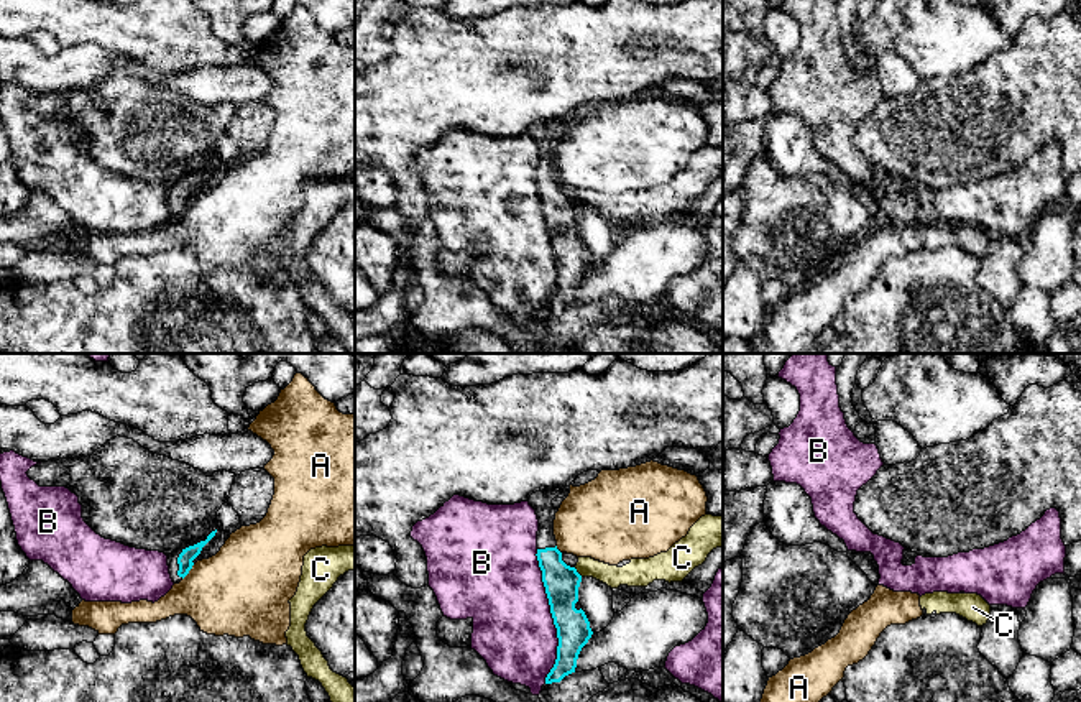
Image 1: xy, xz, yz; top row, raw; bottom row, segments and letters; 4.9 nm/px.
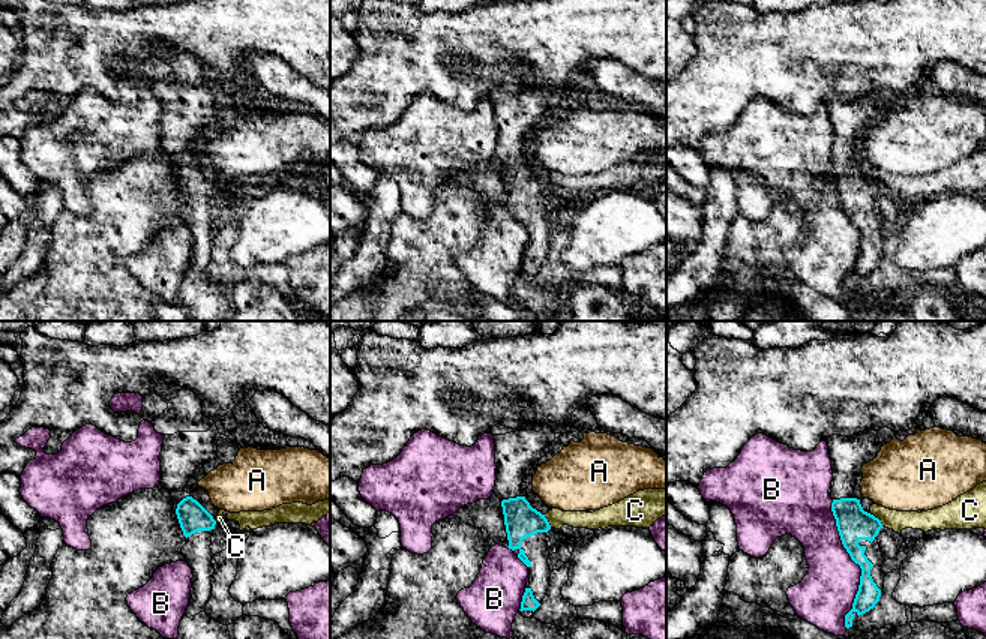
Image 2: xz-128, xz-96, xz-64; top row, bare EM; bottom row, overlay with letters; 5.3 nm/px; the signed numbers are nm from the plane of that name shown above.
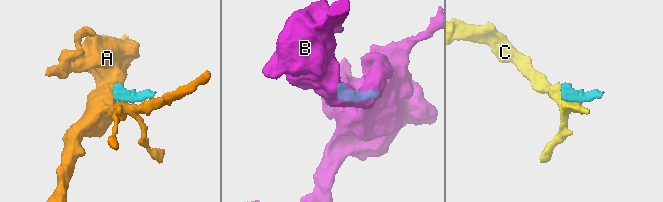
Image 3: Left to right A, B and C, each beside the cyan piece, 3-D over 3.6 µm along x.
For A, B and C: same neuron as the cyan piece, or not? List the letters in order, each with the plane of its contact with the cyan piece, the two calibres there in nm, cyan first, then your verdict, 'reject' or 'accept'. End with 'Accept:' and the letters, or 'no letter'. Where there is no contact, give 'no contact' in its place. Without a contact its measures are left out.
A: xy | 70/420 nm | reject
B: xz | 170/400 nm | reject
C: xz | 170/110 nm | reject
Accept: no letter

